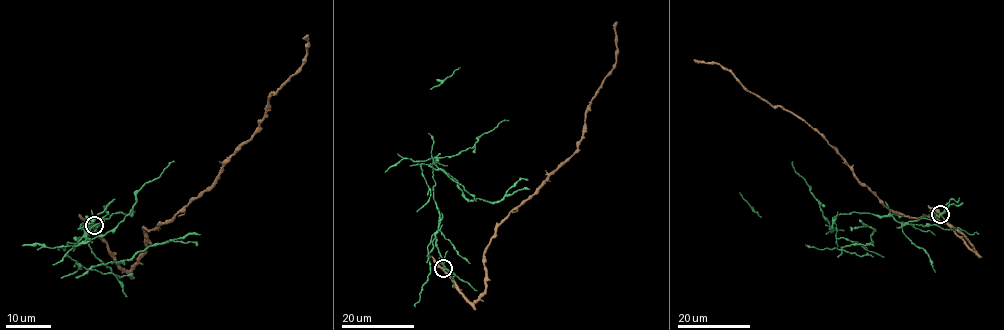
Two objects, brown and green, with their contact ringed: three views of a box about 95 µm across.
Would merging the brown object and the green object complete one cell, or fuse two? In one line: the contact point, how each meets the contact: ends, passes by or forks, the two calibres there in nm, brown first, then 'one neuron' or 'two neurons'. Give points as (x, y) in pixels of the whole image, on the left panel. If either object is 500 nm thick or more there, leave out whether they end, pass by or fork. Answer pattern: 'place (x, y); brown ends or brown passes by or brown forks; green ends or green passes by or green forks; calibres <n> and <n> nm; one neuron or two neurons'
place (94, 225); brown passes by; green passes by; calibres 400 and 280 nm; two neurons

